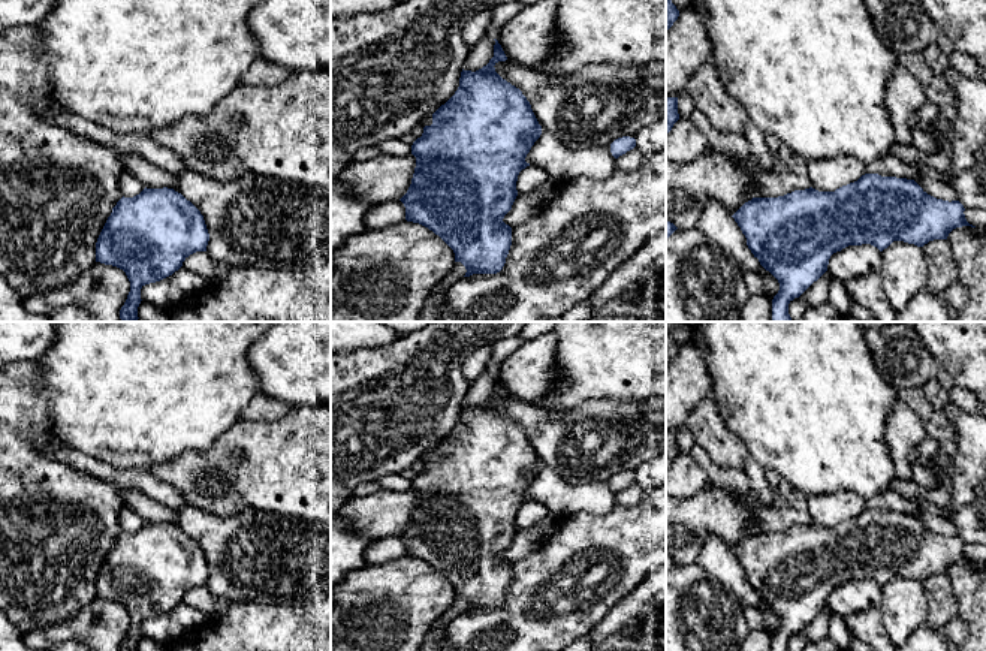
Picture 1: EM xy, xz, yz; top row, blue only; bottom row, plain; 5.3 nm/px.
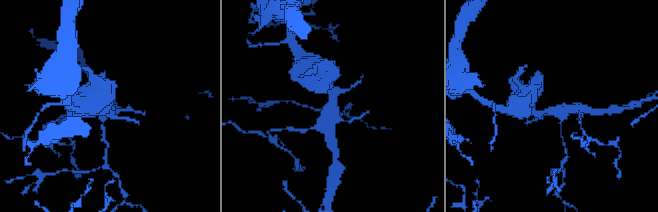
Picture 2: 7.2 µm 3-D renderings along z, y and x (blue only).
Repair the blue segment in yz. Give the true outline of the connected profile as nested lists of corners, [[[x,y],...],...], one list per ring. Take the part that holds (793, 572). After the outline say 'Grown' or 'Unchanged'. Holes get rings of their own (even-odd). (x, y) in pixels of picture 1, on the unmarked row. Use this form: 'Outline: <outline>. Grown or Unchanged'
Outline: [[[777,501],[759,515],[751,533],[732,552],[754,593],[780,618],[772,651],[790,651],[789,639],[827,606],[833,588],[848,581],[871,579],[883,587],[893,576],[904,576],[923,582],[934,575],[947,575],[956,563],[976,563],[967,557],[959,536],[937,534],[914,515],[878,509],[865,509],[835,527],[818,527],[808,510]]]. Grown

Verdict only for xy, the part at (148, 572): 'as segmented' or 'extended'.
extended

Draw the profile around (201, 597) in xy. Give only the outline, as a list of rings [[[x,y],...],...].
[[[196,587],[186,593],[183,602],[189,606],[205,611],[211,617],[220,615],[227,611],[230,602],[214,596],[206,587]]]

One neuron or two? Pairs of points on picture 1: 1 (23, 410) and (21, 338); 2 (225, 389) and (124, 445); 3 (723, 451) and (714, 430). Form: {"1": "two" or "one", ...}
{"1": "two", "2": "one", "3": "one"}

